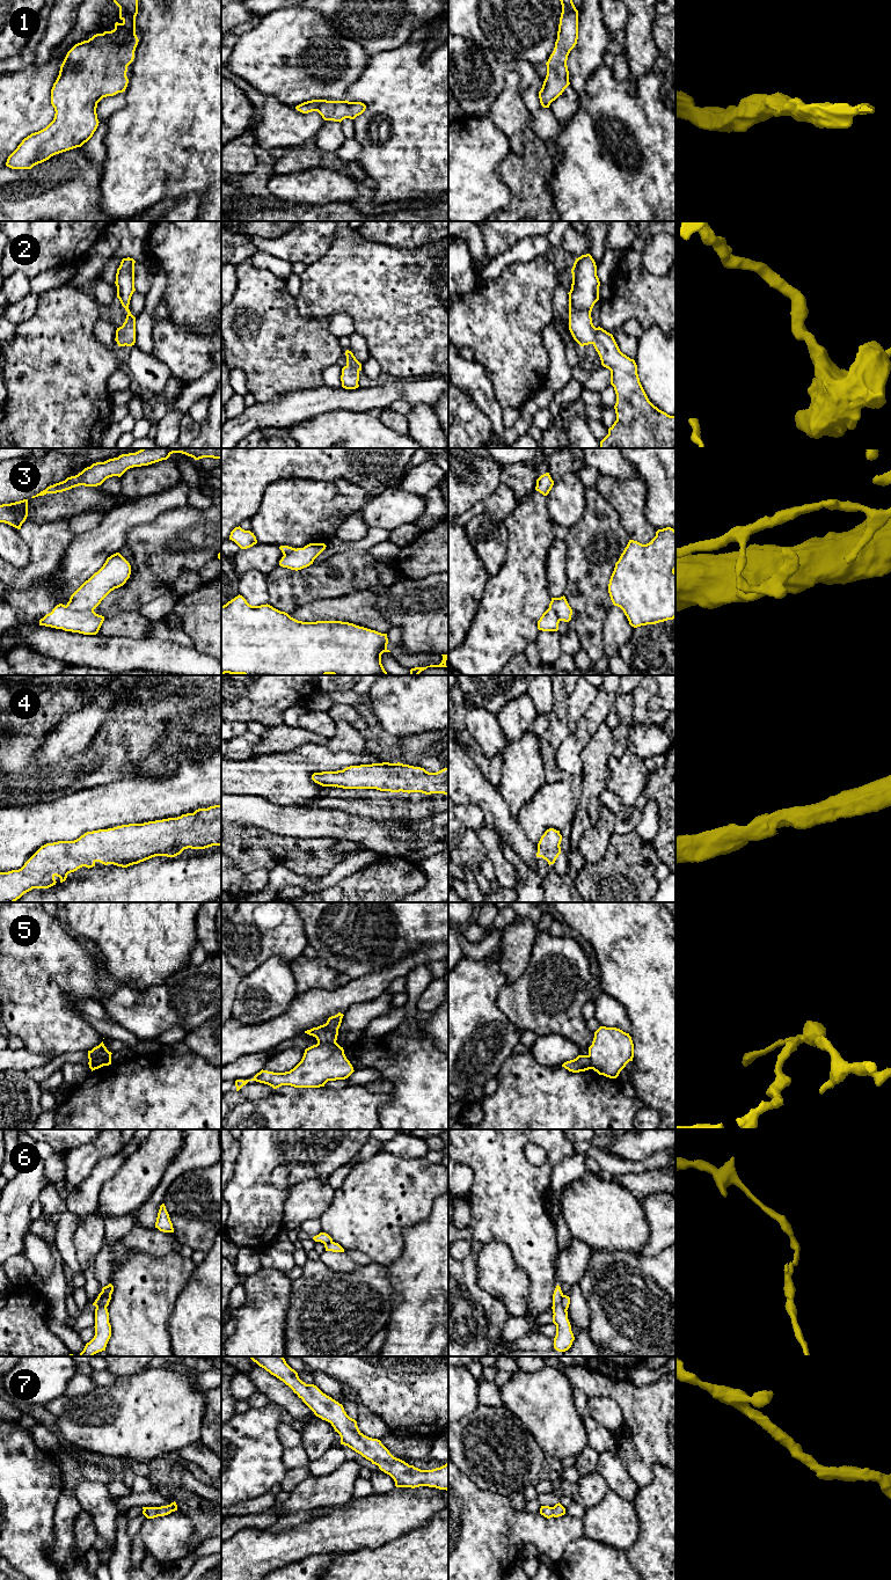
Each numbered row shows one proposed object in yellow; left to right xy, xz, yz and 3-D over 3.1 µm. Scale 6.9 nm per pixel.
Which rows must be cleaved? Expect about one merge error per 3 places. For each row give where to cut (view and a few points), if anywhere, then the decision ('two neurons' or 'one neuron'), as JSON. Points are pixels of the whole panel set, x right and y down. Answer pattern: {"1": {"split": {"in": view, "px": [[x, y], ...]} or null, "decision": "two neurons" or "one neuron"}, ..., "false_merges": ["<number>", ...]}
{"1": {"split": null, "decision": "one neuron"}, "2": {"split": null, "decision": "one neuron"}, "3": {"split": {"in": "xy", "px": [[65, 606], [72, 609], [93, 611]]}, "decision": "two neurons"}, "4": {"split": null, "decision": "one neuron"}, "5": {"split": {"in": "xz", "px": [[335, 1041], [318, 1044]]}, "decision": "two neurons"}, "6": {"split": {"in": "yz", "px": [[562, 1295], [562, 1304], [567, 1309]]}, "decision": "two neurons"}, "7": {"split": null, "decision": "one neuron"}, "false_merges": ["3", "5", "6"]}

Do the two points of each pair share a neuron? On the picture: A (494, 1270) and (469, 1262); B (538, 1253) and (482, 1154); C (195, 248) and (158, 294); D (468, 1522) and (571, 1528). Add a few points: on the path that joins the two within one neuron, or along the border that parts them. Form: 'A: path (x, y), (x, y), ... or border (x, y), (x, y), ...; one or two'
A: border (484, 1243), (476, 1260), (476, 1282), (482, 1289); two
B: path (526, 1229), (508, 1207), (503, 1178); one
C: border (154, 268), (166, 276), (166, 289), (161, 300); two
D: path (494, 1526), (546, 1528); one

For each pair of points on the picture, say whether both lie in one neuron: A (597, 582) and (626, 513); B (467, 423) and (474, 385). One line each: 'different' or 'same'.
A: different
B: different

